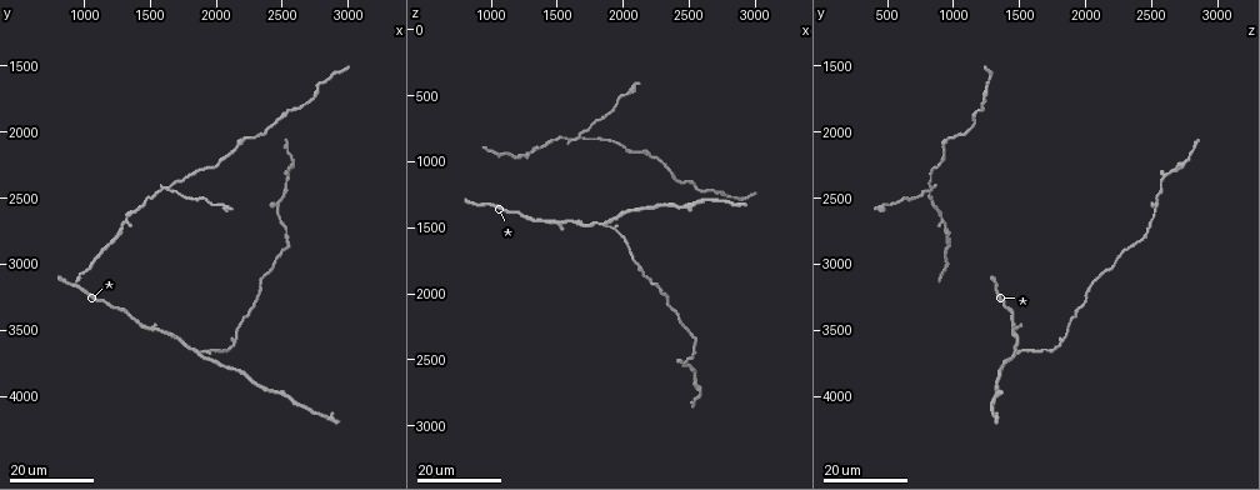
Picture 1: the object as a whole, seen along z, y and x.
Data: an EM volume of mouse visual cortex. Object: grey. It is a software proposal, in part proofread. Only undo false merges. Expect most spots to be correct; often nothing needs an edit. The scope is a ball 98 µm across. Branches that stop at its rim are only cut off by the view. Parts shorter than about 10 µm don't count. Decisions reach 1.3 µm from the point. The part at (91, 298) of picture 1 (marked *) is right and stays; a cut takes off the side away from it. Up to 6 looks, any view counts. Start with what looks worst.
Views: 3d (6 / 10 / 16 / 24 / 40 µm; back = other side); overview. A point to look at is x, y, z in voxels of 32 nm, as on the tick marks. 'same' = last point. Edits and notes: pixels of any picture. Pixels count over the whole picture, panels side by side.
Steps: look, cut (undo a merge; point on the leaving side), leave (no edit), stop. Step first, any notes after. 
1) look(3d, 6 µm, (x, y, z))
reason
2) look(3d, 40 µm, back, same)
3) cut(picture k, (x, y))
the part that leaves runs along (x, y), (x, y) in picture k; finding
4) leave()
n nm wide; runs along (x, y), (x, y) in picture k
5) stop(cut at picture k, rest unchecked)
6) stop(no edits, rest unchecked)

look(3d, 24 µm, (1640, 2420, 840))
a fork

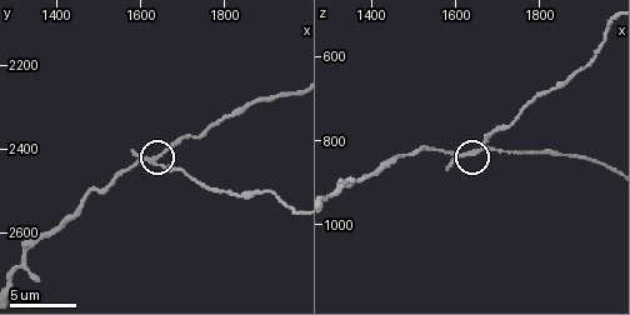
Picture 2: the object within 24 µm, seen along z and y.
look(3d, 10 µm, (1630, 2425, 830))

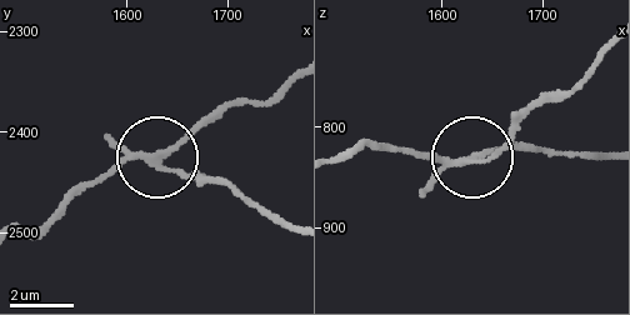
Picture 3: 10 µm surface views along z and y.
cut(picture 3, (113, 141))
side arm 24 µm; the part that leaves runs along (150, 156), (228, 183), (293, 223) in picture 3; two cells meet here

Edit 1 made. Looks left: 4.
look(overview)

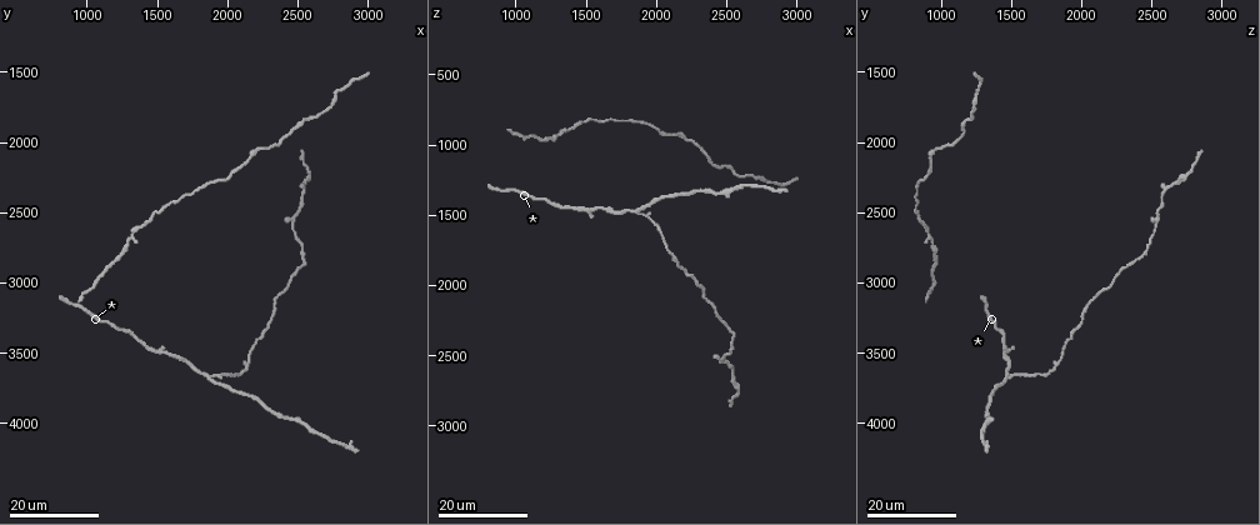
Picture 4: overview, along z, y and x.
look(3d, 24 µm, (2140, 3560, 1820))
calibre changes

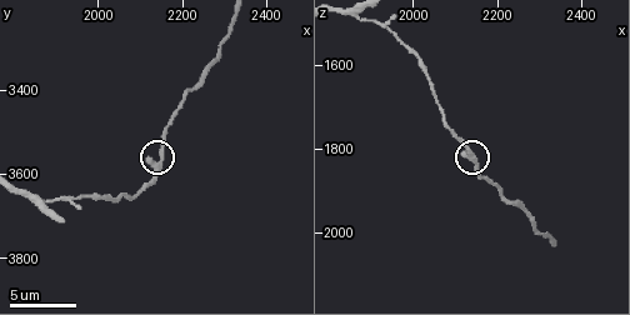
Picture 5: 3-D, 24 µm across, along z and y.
look(3d, 6 µm, (2145, 3570, 1825))

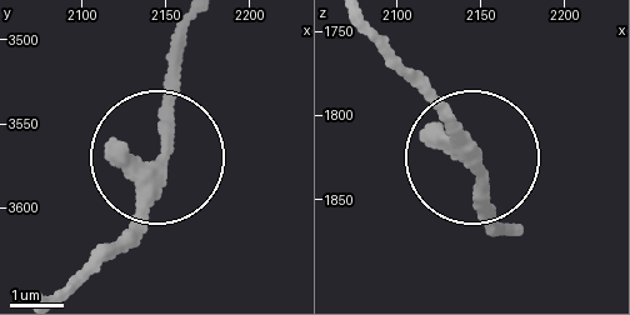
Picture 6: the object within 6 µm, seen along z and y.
leave()
runs along (68, 288), (130, 221), (163, 140), (171, 50) in picture 6; one cell here

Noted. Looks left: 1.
stop(cut at picture 3, rest unchecked)

